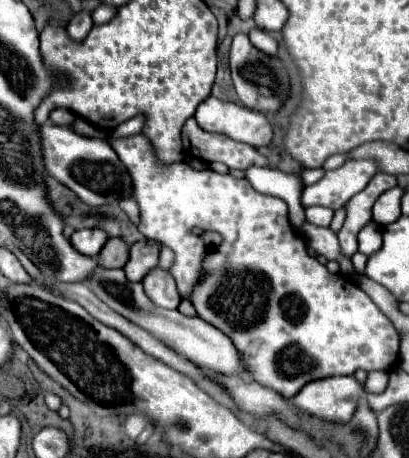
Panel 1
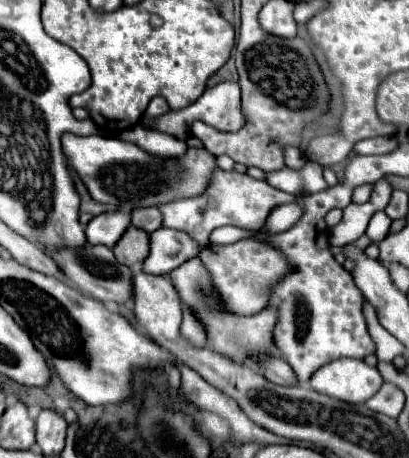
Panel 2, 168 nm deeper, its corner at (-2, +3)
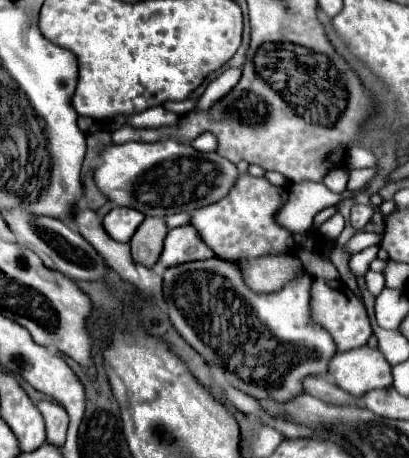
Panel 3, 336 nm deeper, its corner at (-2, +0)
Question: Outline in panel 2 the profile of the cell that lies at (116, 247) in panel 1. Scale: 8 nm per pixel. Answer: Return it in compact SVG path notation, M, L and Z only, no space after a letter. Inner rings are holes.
M131 225L121 237L121 241L117 241L117 245L113 247L113 253L117 261L121 261L121 265L135 267L143 263L149 255L149 233Z

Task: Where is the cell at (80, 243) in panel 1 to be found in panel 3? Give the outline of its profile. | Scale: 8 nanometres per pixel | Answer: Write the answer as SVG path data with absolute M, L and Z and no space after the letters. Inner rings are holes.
M113 208L105 218L103 218L103 228L105 232L117 240L117 242L129 242L137 226L143 222L143 214L133 210L133 208Z

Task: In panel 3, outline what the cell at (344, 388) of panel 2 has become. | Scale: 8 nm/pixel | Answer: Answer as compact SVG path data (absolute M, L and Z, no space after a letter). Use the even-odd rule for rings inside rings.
M369 346L335 354L329 362L327 376L355 398L375 388L389 388L393 382L391 366L377 348Z

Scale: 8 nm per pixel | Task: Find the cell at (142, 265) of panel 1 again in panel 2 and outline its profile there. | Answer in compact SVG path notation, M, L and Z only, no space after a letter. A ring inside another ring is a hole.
M161 227L151 233L151 253L145 259L143 269L151 275L167 275L197 255L199 245L187 233Z

